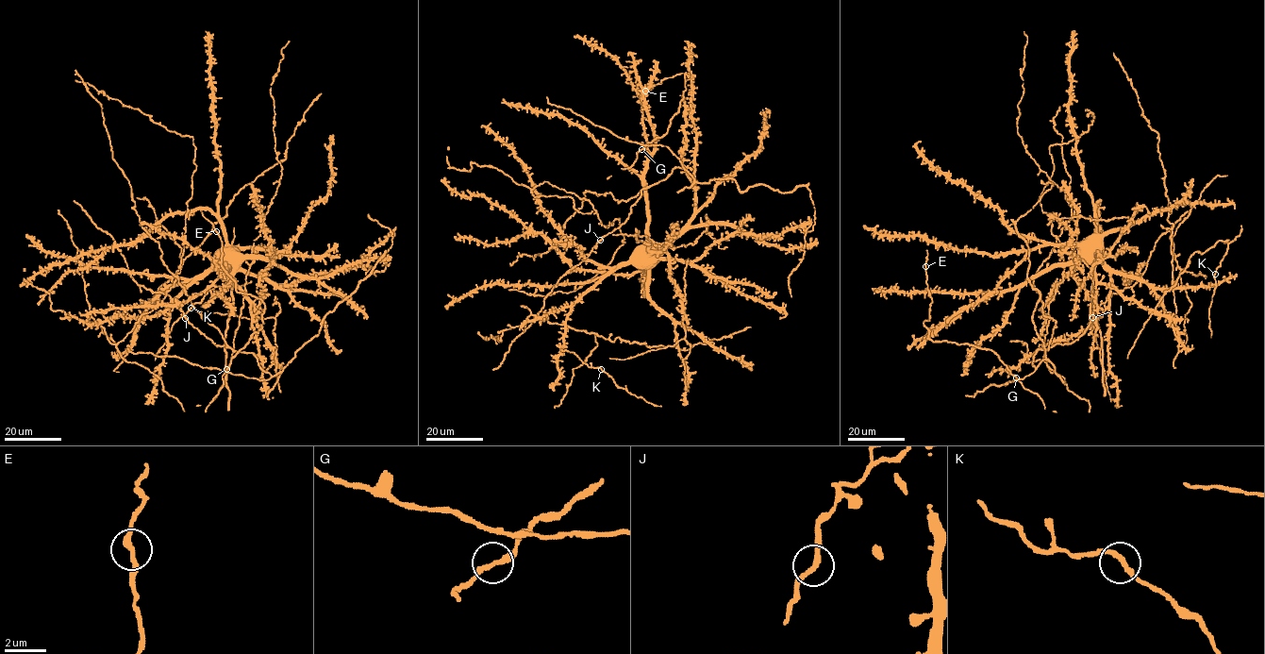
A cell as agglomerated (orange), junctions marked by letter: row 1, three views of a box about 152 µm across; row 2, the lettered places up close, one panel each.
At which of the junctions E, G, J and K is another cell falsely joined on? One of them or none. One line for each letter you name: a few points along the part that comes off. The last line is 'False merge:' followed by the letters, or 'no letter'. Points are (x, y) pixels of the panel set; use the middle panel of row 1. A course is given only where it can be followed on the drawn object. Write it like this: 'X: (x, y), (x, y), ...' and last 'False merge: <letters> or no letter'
False merge: no letter

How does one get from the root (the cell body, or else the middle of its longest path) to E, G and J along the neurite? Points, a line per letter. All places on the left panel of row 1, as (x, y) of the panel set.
E: (224, 259), (169, 307), (252, 352), (268, 379), (227, 372), (264, 304), (236, 291), (216, 231)
G: (224, 259), (169, 307), (178, 306), (187, 320), (217, 346), (252, 352), (271, 377), (248, 378), (226, 369)
J: (224, 259), (214, 269), (201, 275), (170, 305), (170, 308), (174, 303), (180, 307), (185, 318)

